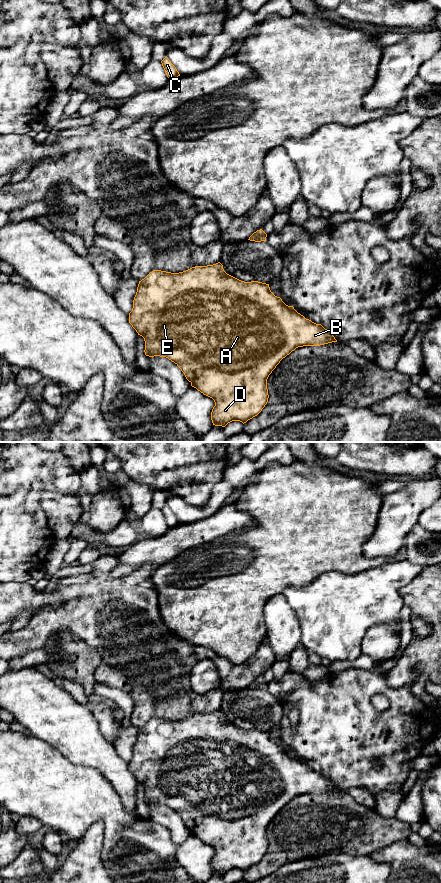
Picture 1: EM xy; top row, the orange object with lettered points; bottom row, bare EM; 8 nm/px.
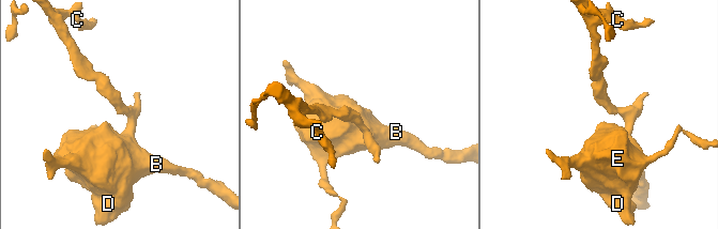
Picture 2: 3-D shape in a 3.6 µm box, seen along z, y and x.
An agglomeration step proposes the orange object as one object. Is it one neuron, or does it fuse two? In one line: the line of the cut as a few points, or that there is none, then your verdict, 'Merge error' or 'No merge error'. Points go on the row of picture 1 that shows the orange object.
No split. No merge error

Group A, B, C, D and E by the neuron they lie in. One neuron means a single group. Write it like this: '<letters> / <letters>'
A B C D E

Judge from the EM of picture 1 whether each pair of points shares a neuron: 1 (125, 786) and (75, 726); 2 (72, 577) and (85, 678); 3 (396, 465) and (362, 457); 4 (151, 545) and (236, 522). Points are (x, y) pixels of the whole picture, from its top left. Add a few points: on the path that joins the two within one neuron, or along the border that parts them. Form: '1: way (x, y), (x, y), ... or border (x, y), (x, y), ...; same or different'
1: way (116, 771), (86, 741); same
2: border (59, 630), (70, 631), (93, 647), (99, 654); different
3: way (388, 458), (370, 457); same
4: way (172, 543), (185, 535), (201, 532), (215, 526); same

